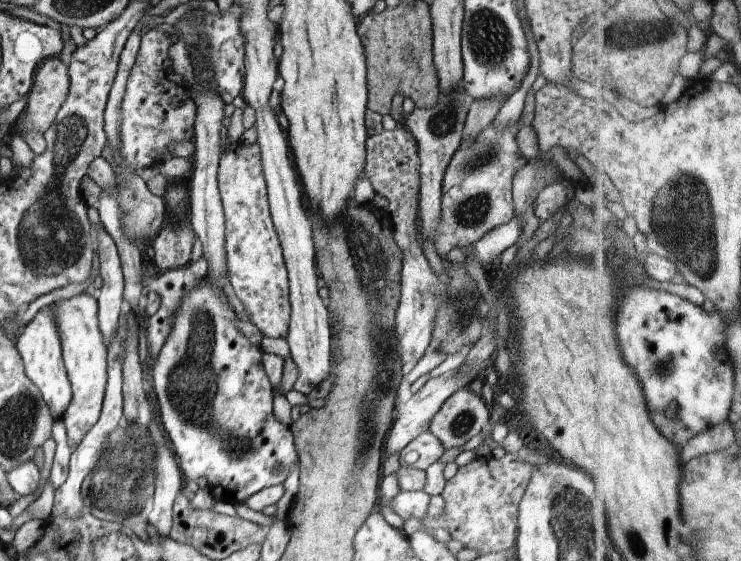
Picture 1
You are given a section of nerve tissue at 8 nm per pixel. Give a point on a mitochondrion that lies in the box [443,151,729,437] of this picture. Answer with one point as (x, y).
(682, 221)

